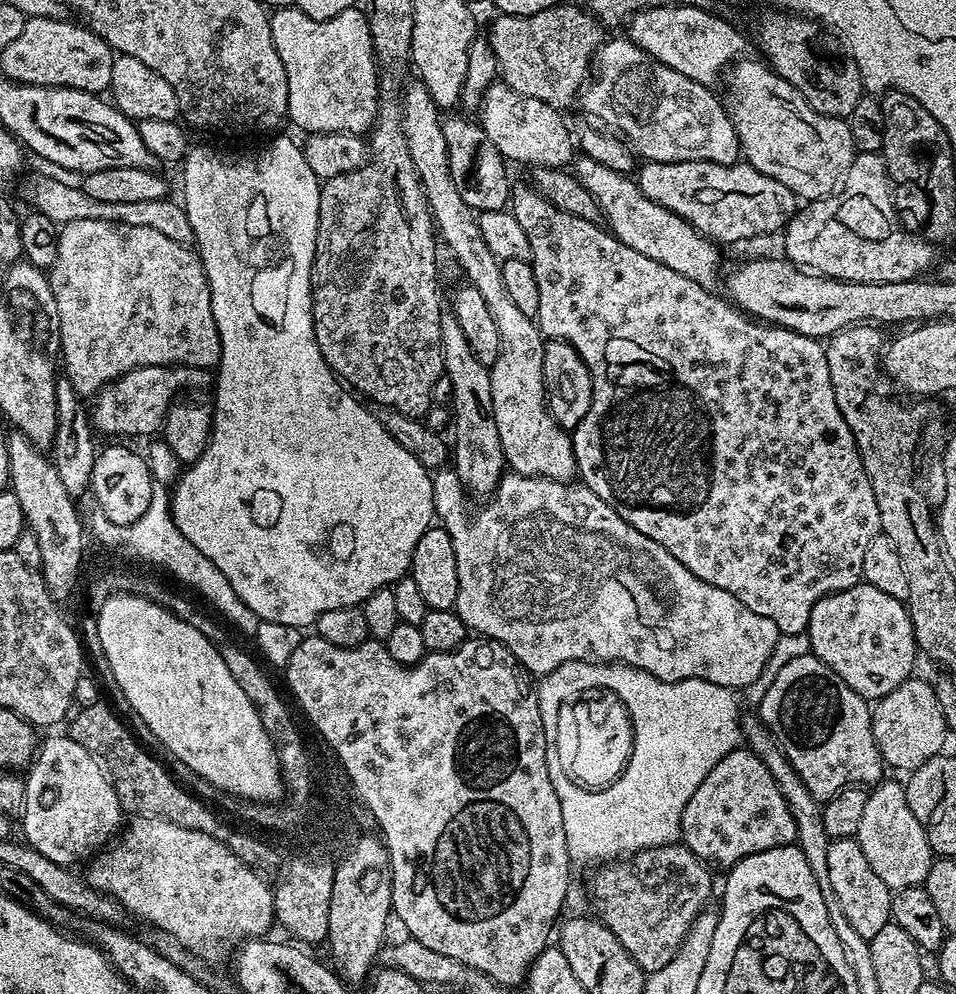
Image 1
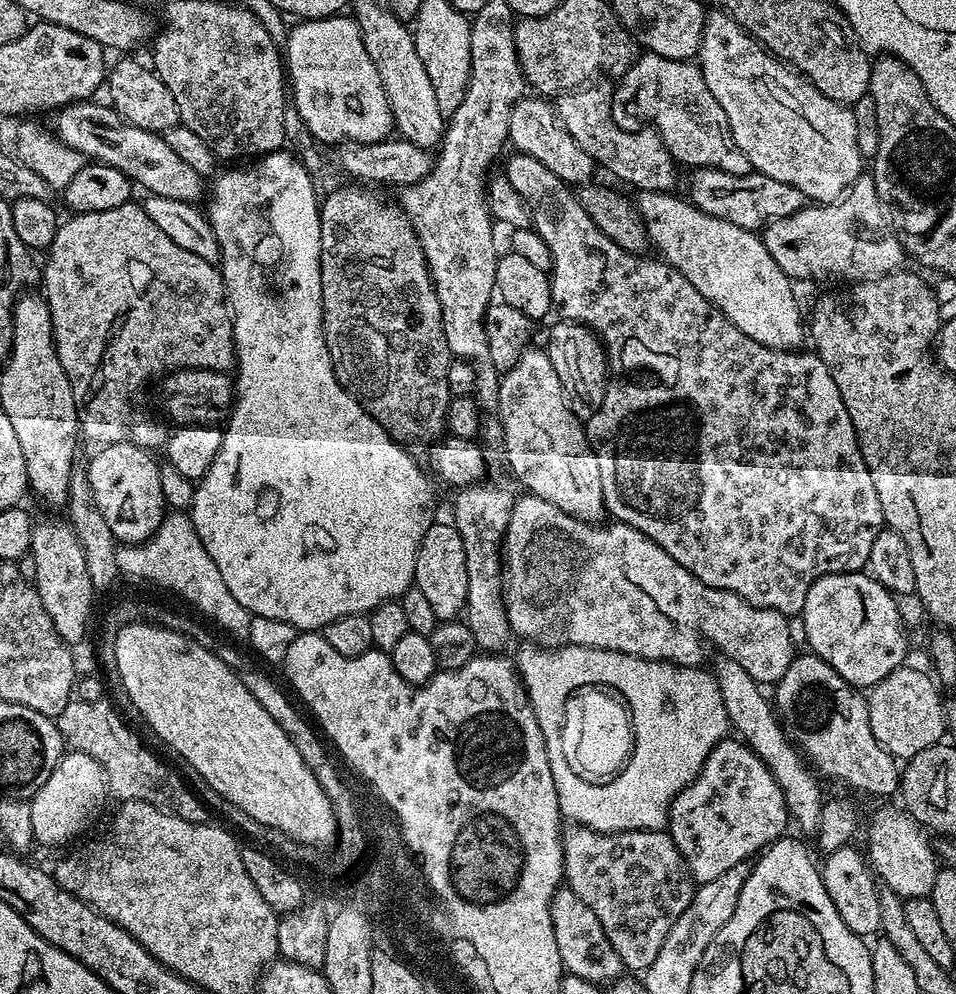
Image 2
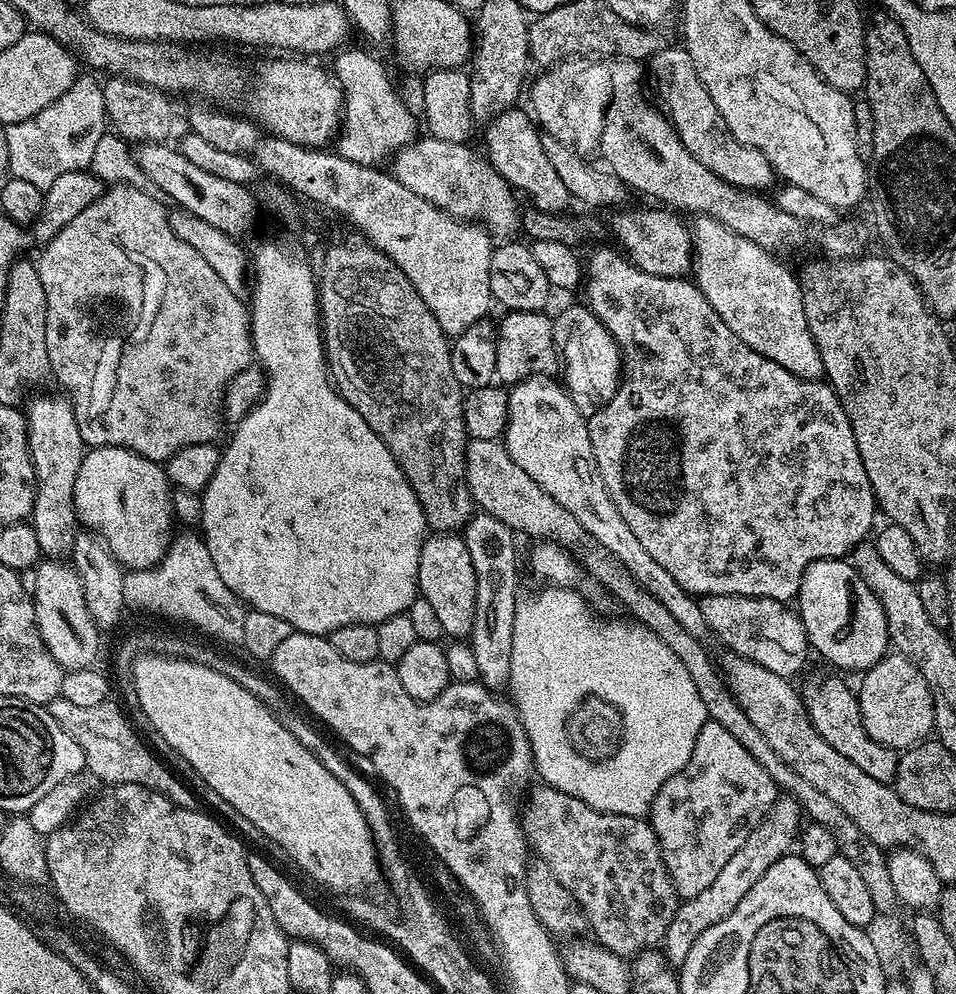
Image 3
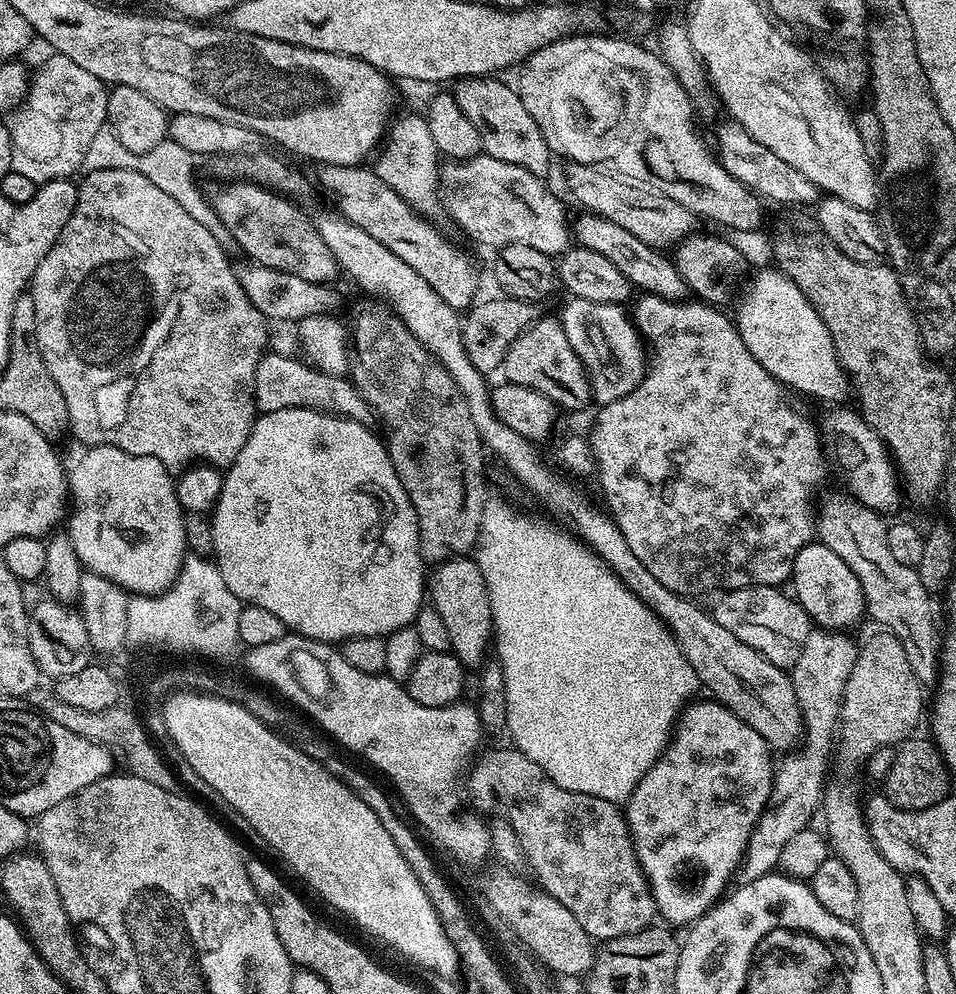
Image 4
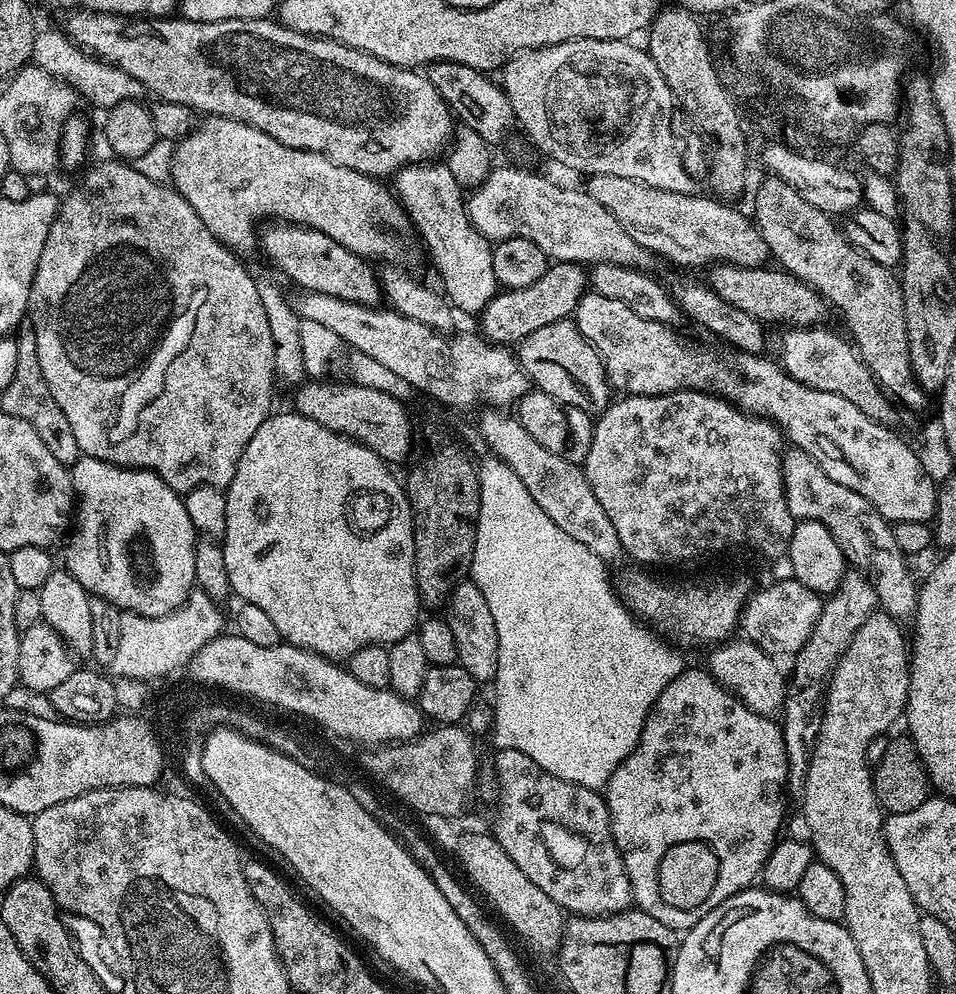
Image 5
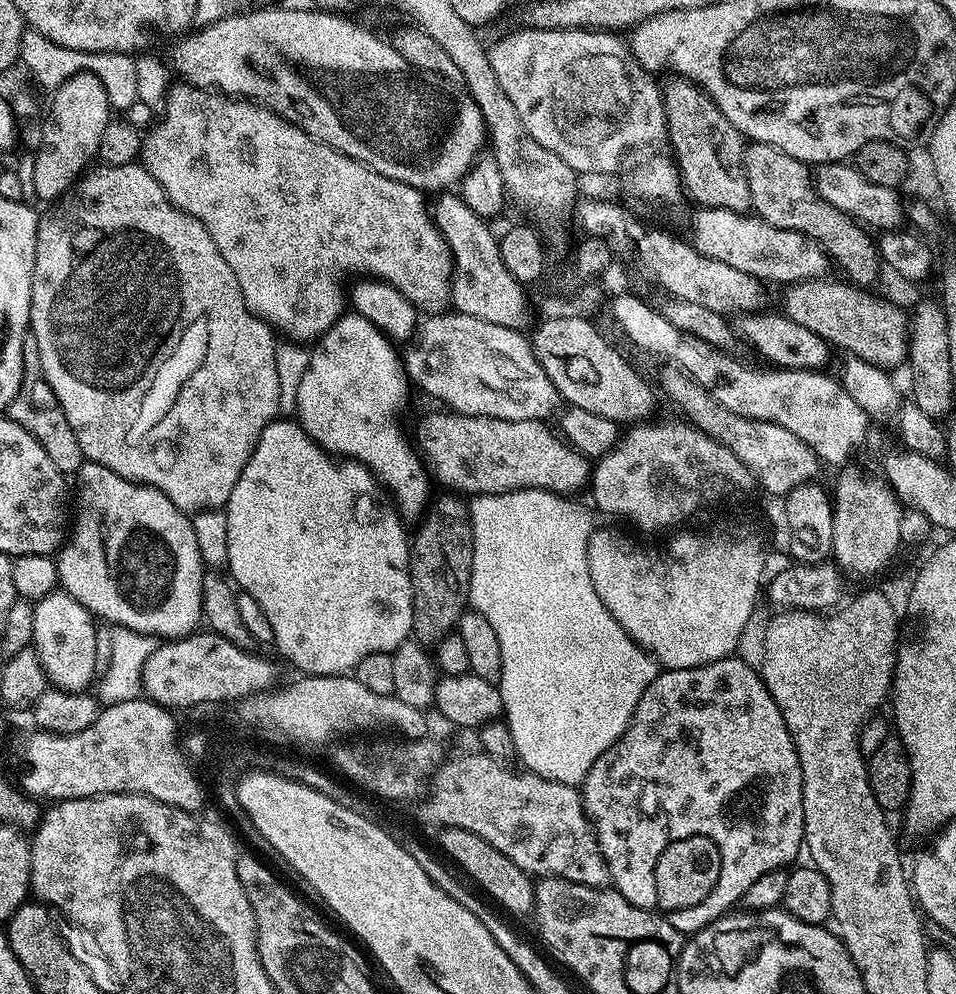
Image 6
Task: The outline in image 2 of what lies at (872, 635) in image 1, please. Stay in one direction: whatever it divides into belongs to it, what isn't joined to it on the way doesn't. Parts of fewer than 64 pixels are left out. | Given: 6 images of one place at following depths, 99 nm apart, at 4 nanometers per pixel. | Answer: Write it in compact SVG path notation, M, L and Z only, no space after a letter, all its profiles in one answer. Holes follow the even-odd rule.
M867 571L820 576L806 594L802 613L802 631L811 655L825 660L853 688L870 690L905 663L908 636L896 604L897 597Z

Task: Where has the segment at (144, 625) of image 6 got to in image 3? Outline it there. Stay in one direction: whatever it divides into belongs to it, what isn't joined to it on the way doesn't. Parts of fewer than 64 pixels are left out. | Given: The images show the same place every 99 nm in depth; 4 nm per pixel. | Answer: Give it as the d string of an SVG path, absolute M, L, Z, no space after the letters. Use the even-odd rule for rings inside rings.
M92 446L85 451L74 482L74 506L79 523L99 536L125 569L150 568L160 563L170 543L168 531L174 525L172 497L165 469L128 448Z

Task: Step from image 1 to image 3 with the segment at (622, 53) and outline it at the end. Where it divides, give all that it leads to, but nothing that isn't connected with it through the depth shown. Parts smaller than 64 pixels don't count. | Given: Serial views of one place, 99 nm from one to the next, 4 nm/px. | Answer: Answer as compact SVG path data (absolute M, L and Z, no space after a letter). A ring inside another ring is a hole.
M669 46L657 52L651 57L652 72L650 68L650 76L656 79L656 92L660 95L659 103L662 105L663 111L669 120L672 121L672 127L680 135L680 141L686 146L686 150L690 150L690 154L694 158L698 158L698 162L702 162L702 166L706 166L706 170L710 170L714 174L718 174L718 178L722 178L727 184L732 184L735 188L747 188L749 190L768 190L773 187L774 173L770 162L762 155L762 153L754 150L750 146L746 146L742 142L738 142L734 138L734 134L726 126L726 122L722 118L722 114L718 114L718 106L714 106L714 98L710 98L710 94L706 90L706 86L698 78L698 74L694 70L694 62L690 62L690 54L683 46Z

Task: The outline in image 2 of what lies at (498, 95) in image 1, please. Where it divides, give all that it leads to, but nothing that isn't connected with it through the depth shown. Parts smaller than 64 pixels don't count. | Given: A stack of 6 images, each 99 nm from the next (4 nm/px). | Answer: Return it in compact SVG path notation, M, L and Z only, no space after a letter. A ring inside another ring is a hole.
M521 98L512 108L509 116L508 140L516 148L517 153L534 158L546 166L546 170L554 170L558 178L569 186L579 186L589 183L593 179L592 168L594 161L574 138L561 126L559 118L556 117L556 109L547 99L535 98L528 100Z

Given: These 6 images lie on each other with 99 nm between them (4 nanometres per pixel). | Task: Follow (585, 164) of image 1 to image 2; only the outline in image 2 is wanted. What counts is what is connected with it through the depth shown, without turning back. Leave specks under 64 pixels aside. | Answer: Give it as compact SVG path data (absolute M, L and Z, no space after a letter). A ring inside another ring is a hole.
M671 191L667 192L640 192L635 197L634 203L636 210L640 214L640 219L644 222L644 228L648 232L648 243L653 249L657 248L661 252L663 263L669 264L674 270L678 270L682 274L682 278L686 278L686 282L690 282L690 286L694 286L694 290L698 290L698 294L702 294L702 298L706 298L706 302L710 302L716 309L724 315L724 318L732 323L738 330L742 330L742 334L746 334L746 338L754 338L754 342L762 342L762 346L770 346L779 352L790 352L801 347L800 344L806 340L806 320L800 317L800 304L796 301L796 292L793 281L778 266L778 262L774 262L774 258L770 258L770 250L766 250L763 239L753 229L743 228L742 226L734 226L734 222L726 222L720 218L714 218L710 214L706 214L702 210L698 210L692 201L683 195L672 196Z

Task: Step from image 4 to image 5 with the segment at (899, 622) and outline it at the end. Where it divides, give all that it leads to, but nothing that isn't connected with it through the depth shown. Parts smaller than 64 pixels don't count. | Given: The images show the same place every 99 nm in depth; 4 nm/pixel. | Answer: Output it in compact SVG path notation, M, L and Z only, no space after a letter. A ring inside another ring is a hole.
M789 447L783 453L782 459L784 493L793 520L822 522L822 526L830 530L834 542L838 542L845 561L853 569L866 570L882 611L898 622L911 621L916 615L918 584L917 581L912 581L912 572L908 569L909 561L898 550L898 542L894 542L892 524L884 520L882 514L866 498L862 498L861 494L834 482L818 466L818 462L802 449Z

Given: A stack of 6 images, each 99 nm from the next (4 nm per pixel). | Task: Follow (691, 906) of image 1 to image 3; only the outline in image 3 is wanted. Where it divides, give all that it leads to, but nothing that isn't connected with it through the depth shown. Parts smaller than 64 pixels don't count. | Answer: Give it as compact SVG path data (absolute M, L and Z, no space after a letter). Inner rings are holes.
M540 782L537 785L537 788L528 796L528 809L525 812L523 809L518 816L520 827L524 830L524 839L528 841L529 849L535 853L539 860L546 862L546 866L552 871L554 878L558 878L558 882L562 882L562 886L566 886L566 890L578 902L578 906L584 912L584 919L590 932L592 928L593 934L591 933L591 935L594 937L595 943L599 944L601 948L609 948L614 955L625 958L632 958L645 950L655 949L663 941L664 934L668 931L668 923L674 918L678 907L678 893L672 884L672 877L668 875L668 867L664 865L664 855L660 851L660 840L657 839L651 823L639 816L599 812L597 808L586 806L586 802L582 802L557 788L551 788L546 783Z

